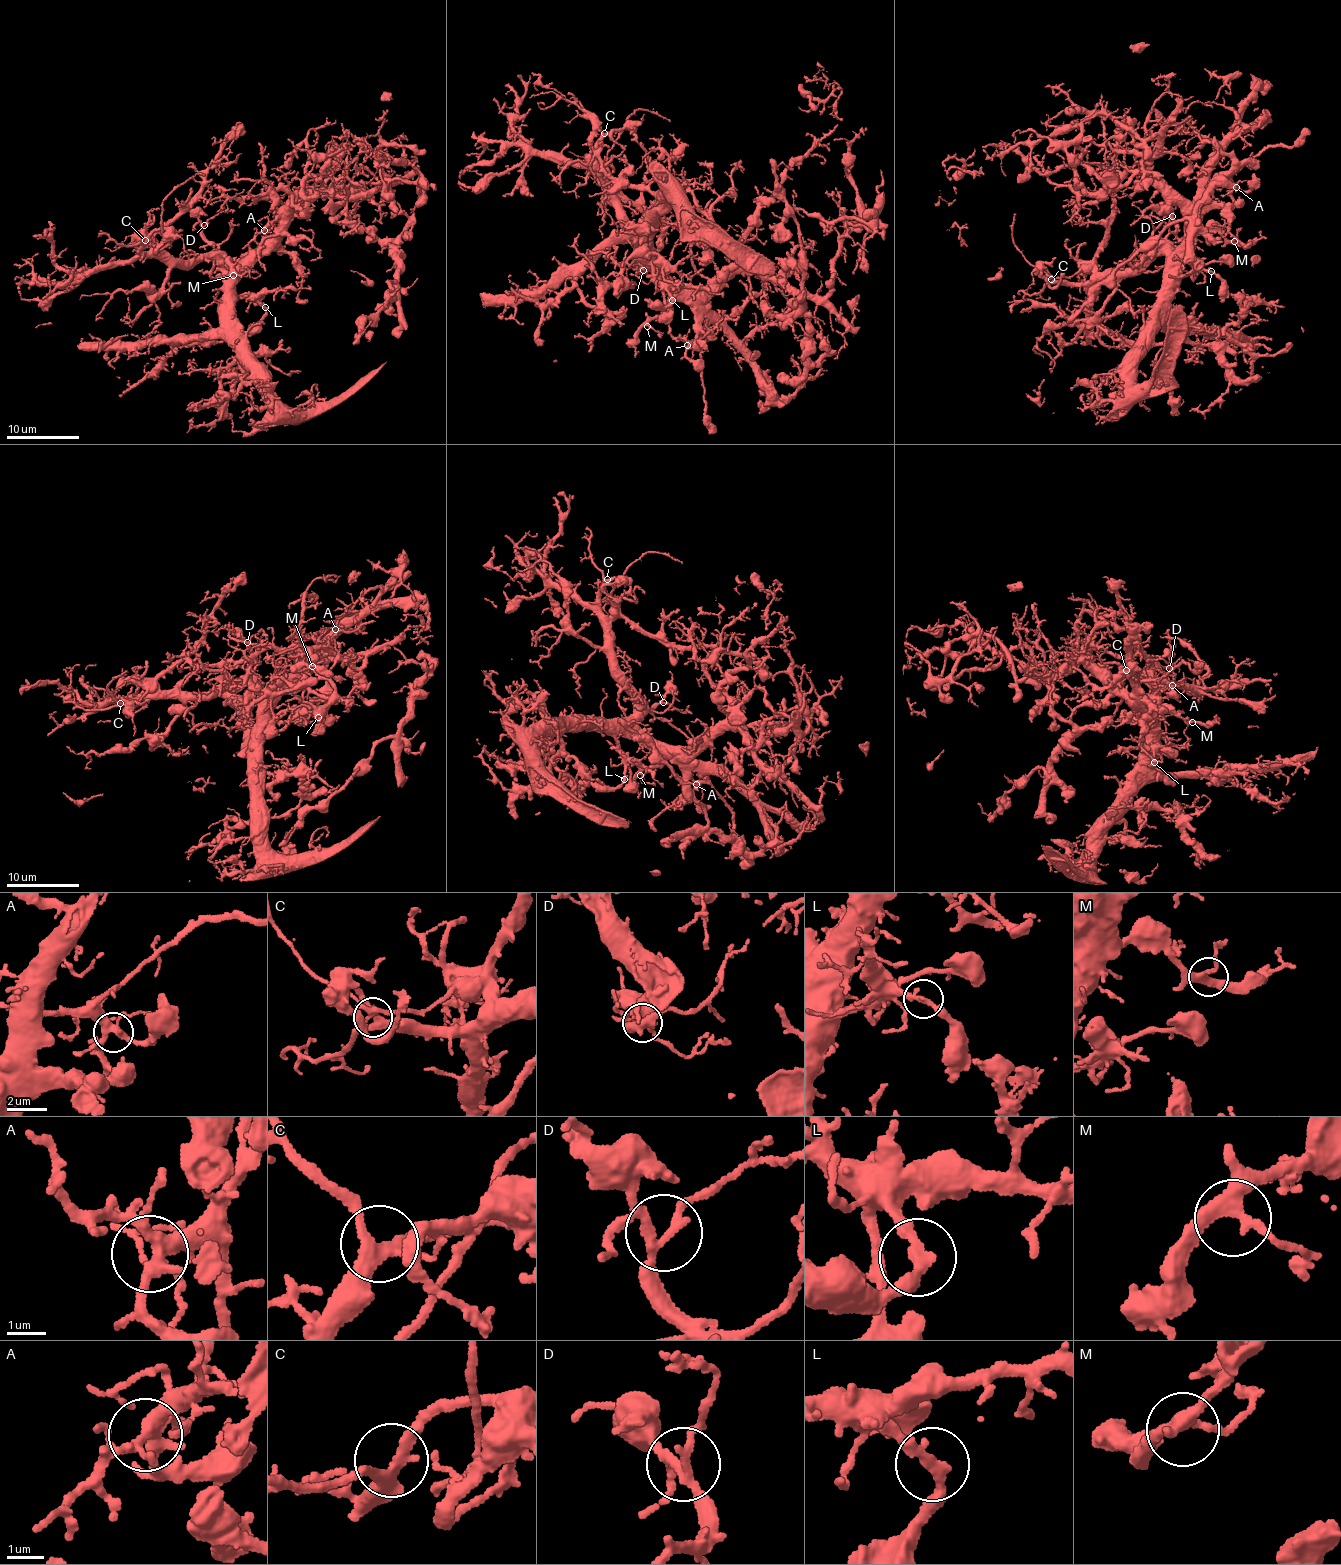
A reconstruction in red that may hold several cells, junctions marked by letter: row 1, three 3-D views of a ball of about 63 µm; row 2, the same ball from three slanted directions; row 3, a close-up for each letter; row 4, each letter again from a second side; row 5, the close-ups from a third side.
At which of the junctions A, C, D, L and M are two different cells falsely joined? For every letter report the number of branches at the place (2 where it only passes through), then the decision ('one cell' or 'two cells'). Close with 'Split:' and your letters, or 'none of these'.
A: 4 branches meet; one cell
C: 4 branches meet; one cell
D: 3 branches meet; one cell
L: 2 branches meet; one cell
M: 3 branches meet; one cell
Split: none of these

